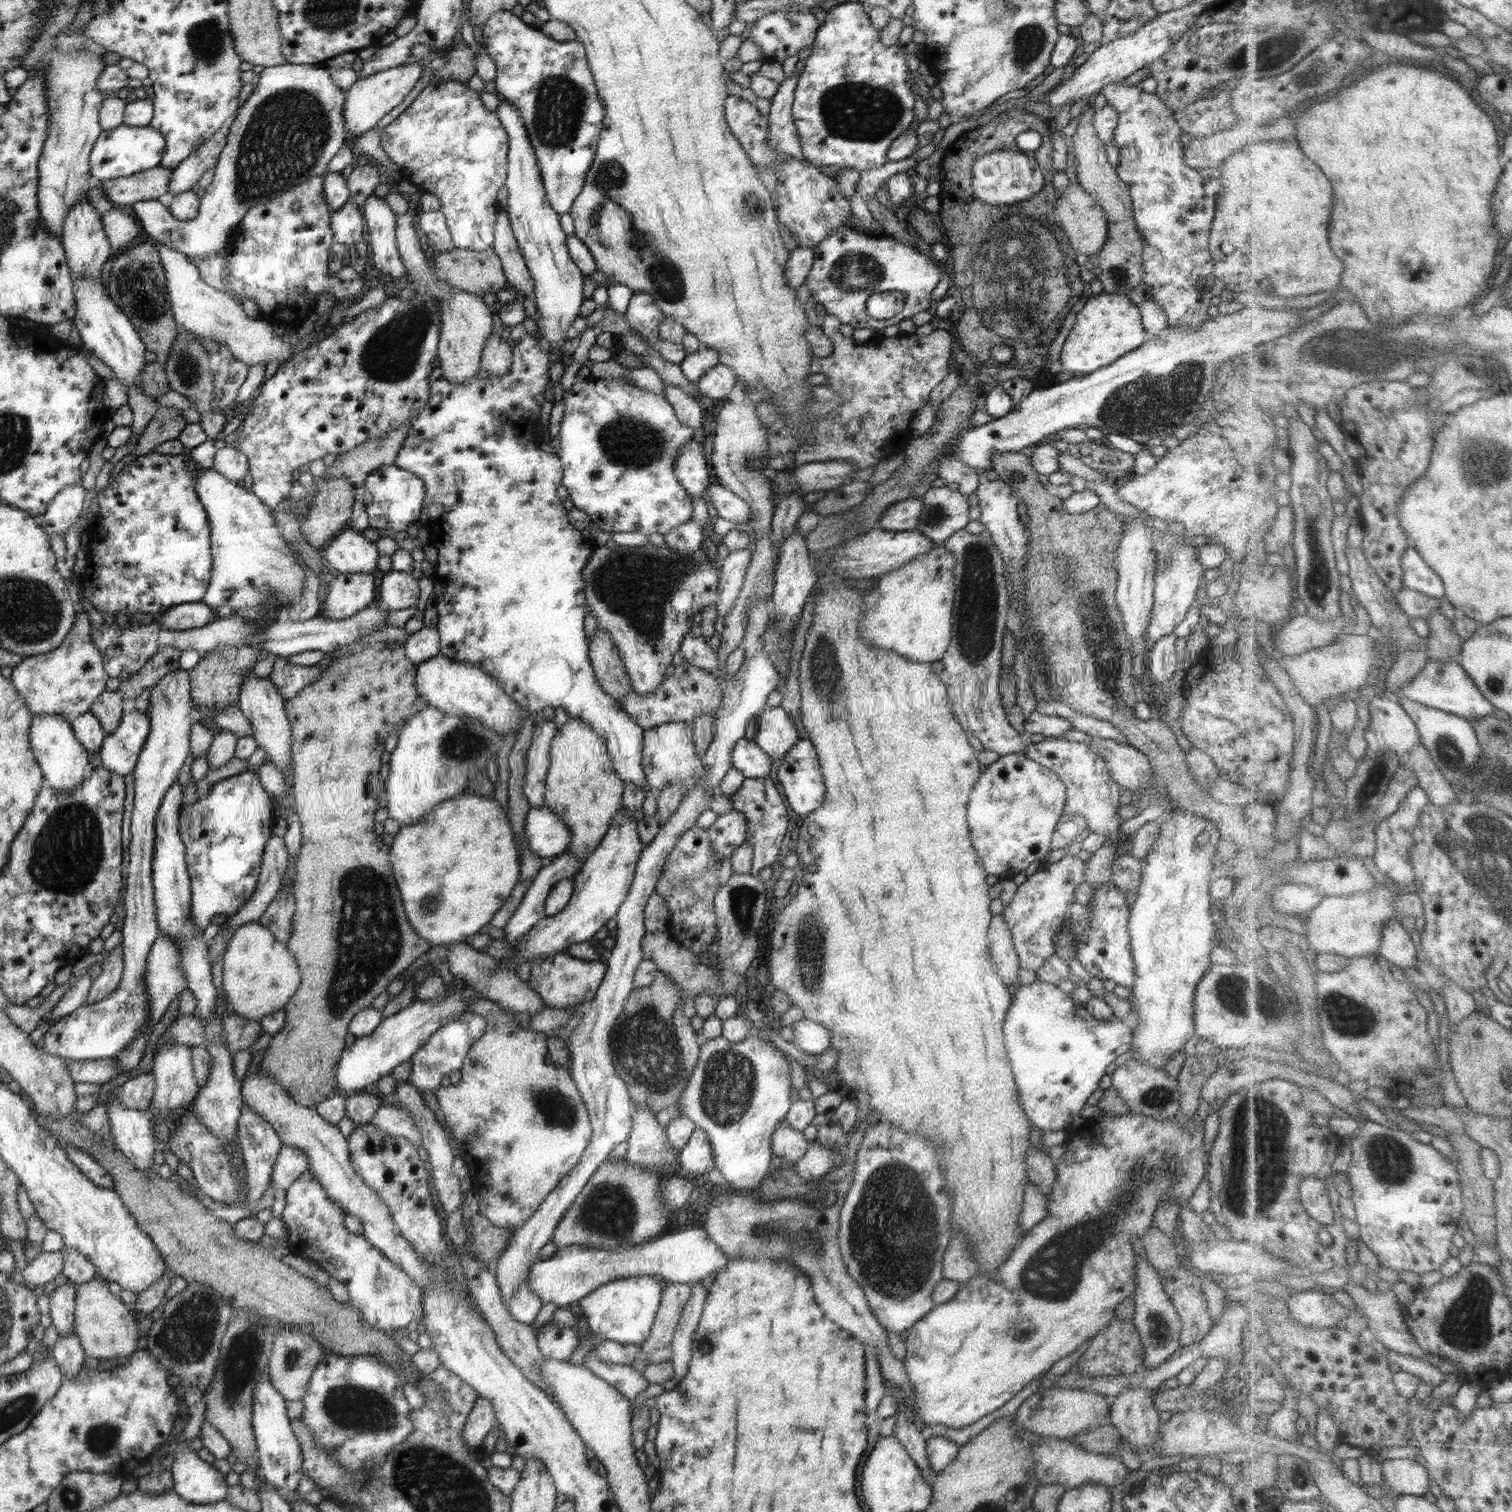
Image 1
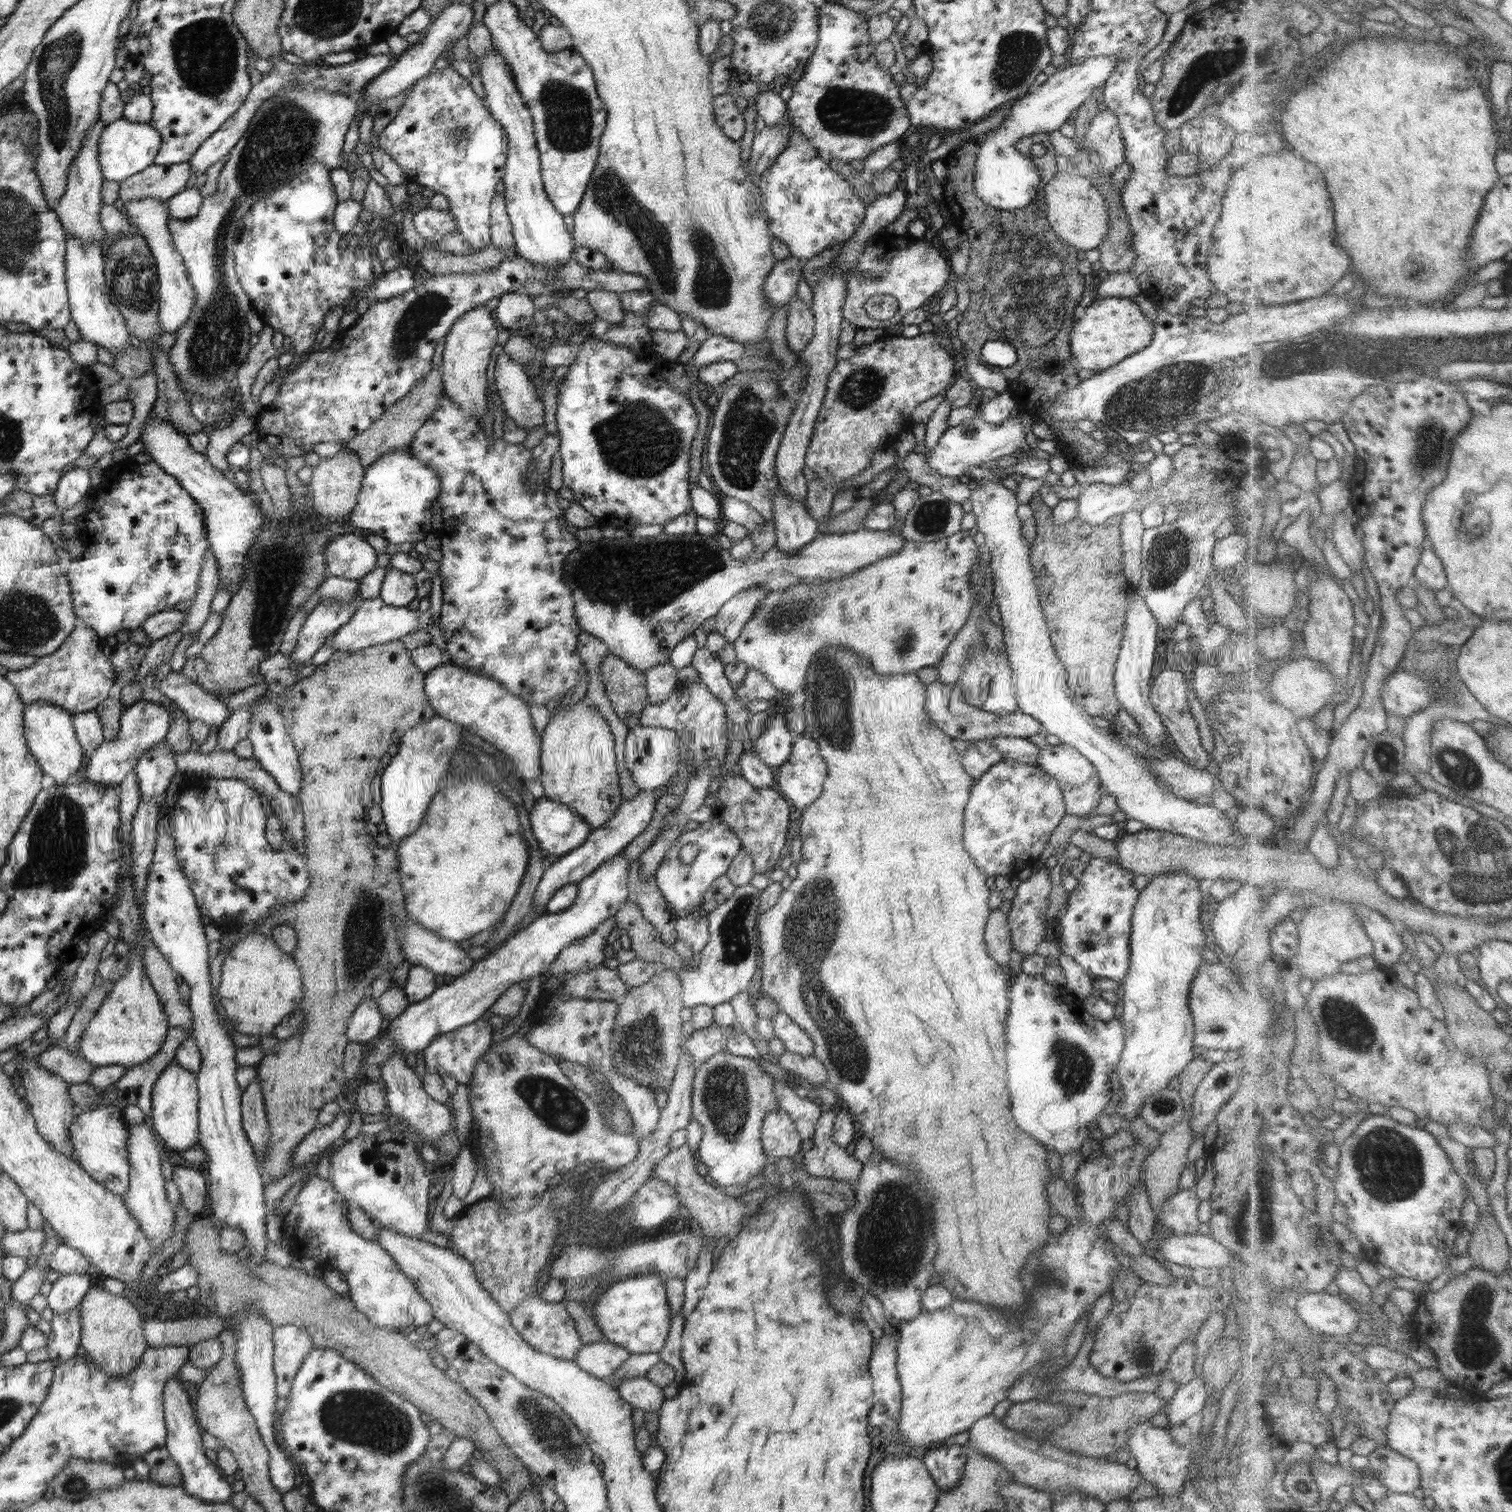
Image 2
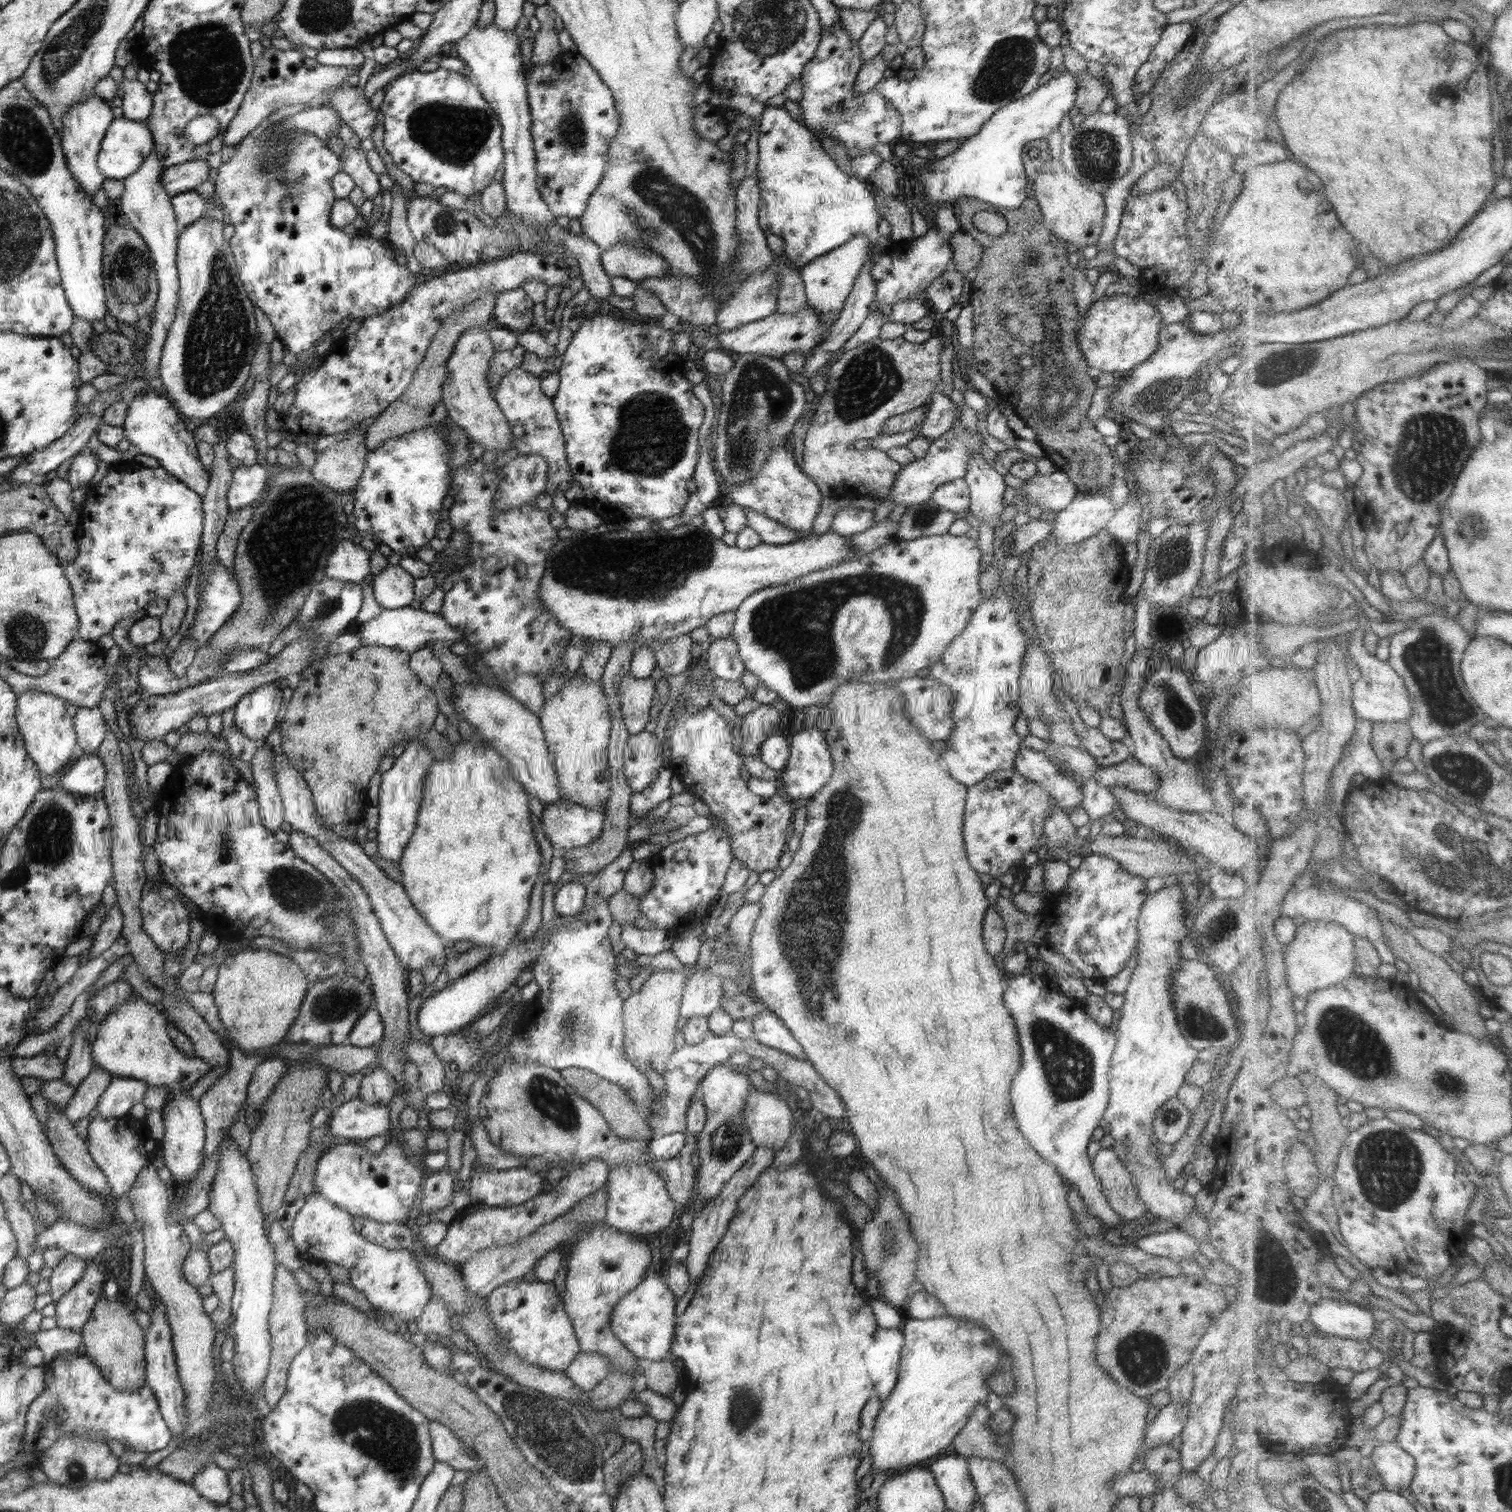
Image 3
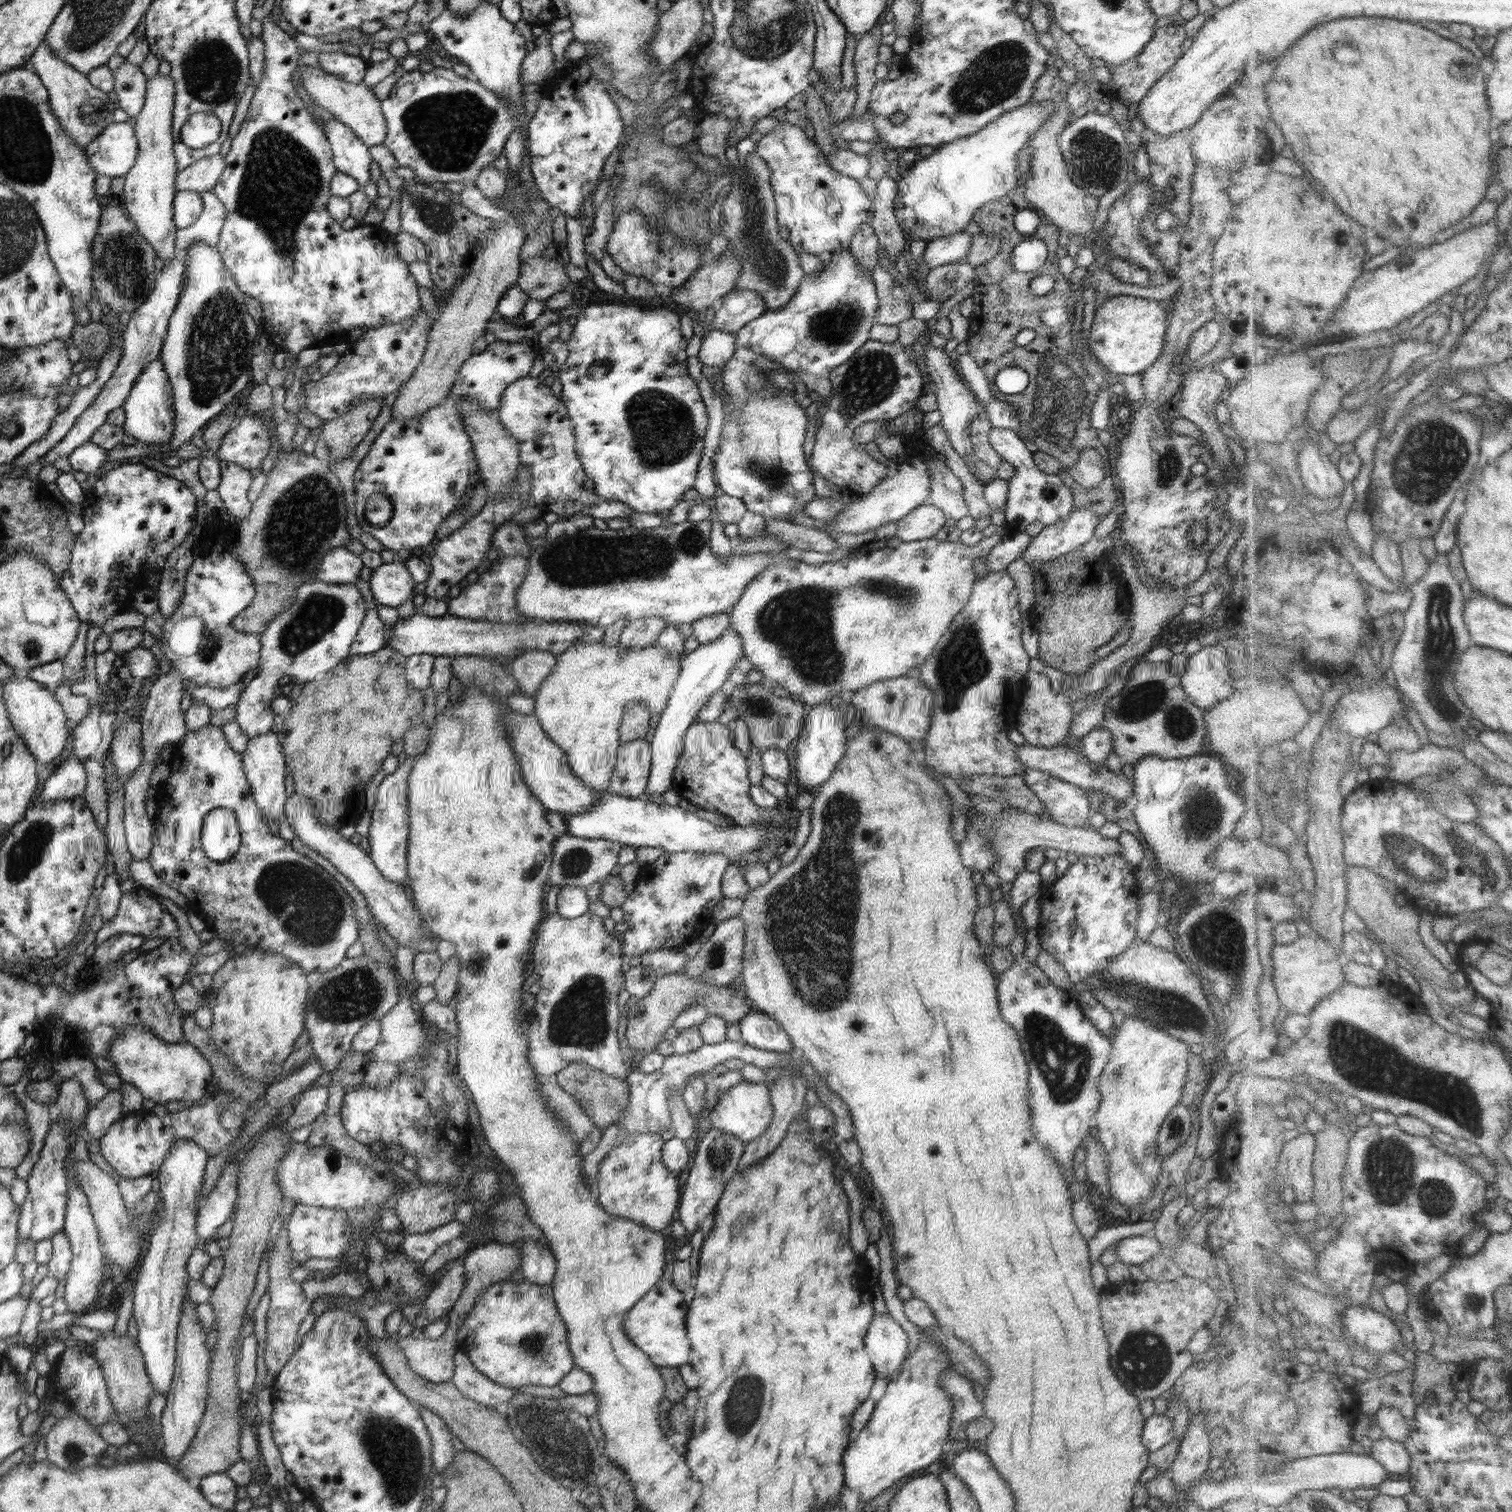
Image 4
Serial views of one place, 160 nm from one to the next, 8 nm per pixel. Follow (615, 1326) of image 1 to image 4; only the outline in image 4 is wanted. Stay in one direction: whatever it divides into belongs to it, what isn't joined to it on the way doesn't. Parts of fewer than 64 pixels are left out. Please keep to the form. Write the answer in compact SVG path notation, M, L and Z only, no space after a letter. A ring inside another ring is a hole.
M659 1280L630 1311L625 1314L623 1331L626 1336L658 1367L680 1368L688 1364L690 1343L685 1327L688 1304L673 1283Z

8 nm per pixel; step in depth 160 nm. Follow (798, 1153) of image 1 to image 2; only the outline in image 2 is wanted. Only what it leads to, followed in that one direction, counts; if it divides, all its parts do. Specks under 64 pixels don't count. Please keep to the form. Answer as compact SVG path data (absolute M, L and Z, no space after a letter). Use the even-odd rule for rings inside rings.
M780 1108L764 1117L760 1142L770 1160L792 1159L803 1144L792 1117Z

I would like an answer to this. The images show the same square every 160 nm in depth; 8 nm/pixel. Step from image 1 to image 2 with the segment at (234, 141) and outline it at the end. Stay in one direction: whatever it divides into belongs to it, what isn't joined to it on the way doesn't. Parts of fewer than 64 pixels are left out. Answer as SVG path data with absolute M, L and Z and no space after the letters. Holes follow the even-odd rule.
M294 85L284 89L279 95L274 95L265 100L260 108L256 109L250 124L244 134L238 139L236 146L230 149L228 162L224 164L218 188L212 196L204 198L199 215L193 219L168 220L168 229L171 230L175 247L183 255L189 279L192 280L196 291L195 307L189 322L182 328L178 328L177 342L168 352L171 363L175 366L177 379L181 383L186 395L204 395L209 401L221 399L228 387L232 387L230 380L236 374L236 368L246 360L248 354L250 328L246 326L246 312L254 309L250 306L243 286L239 283L238 273L235 269L234 233L240 230L238 223L244 220L250 207L282 189L286 183L296 179L302 171L306 171L314 163L322 163L330 169L340 165L340 152L344 146L344 136L350 128L350 122L354 118L354 112L358 110L358 104L350 98L350 95L339 92L328 92L326 89L311 89L302 85Z

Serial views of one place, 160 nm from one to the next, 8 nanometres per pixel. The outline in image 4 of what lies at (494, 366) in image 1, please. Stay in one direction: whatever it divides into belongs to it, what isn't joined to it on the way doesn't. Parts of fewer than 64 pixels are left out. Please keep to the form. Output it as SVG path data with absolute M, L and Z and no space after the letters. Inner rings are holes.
M530 375L516 380L504 389L496 411L501 423L518 442L520 462L528 467L531 474L531 499L539 511L555 512L568 520L576 513L602 520L629 519L633 510L627 504L606 500L594 490L584 489L586 475L575 449L573 422L565 411L564 403L548 385Z

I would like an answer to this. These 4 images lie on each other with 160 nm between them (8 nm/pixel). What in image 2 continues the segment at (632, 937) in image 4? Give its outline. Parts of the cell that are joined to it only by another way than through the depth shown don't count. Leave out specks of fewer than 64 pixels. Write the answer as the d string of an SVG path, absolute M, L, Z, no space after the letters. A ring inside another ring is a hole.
M714 817L702 823L696 829L682 833L675 845L665 854L663 864L655 872L655 881L667 902L668 912L673 918L688 917L692 910L702 906L704 892L712 886L716 878L720 878L728 870L734 857L741 851L740 837L720 817ZM696 843L699 853L692 864L684 865L677 862L679 850L685 844Z

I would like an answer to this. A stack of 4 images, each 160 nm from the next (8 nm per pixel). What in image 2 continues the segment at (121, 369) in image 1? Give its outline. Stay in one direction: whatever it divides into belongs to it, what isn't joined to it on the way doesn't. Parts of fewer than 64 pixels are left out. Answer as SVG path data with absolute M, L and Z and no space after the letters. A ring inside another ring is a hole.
M67 235L66 279L71 320L76 323L82 341L88 341L119 354L130 344L130 335L125 316L108 294L105 279L105 261L99 243L82 243L80 239Z

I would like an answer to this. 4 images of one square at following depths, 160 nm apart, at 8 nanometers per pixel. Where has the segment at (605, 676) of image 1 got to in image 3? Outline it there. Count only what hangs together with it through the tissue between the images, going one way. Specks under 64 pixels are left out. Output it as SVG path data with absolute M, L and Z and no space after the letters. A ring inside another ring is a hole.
M626 674L617 686L617 697L620 698L621 716L630 735L642 732L650 719L652 702L656 695L654 680L640 679Z

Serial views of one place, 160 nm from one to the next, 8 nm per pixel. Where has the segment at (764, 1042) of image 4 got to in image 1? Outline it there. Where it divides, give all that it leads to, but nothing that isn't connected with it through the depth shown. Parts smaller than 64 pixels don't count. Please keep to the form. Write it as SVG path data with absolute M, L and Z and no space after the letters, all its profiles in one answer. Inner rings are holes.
M802 1018L790 1026L794 1030L792 1042L804 1052L818 1055L831 1047L830 1031L823 1024Z

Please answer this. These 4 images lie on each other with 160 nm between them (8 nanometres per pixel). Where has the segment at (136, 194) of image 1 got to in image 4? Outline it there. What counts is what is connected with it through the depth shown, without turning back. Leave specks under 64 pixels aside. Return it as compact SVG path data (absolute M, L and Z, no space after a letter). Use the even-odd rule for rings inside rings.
M221 154L208 156L179 172L176 189L196 193L213 191L224 170L226 160Z

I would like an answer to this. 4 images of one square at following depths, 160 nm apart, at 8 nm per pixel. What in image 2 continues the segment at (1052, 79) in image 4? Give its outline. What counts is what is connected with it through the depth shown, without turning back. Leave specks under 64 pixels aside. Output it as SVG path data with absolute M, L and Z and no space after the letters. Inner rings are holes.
M1058 171L1044 186L1044 198L1047 222L1057 236L1077 250L1090 251L1099 248L1109 232L1109 218L1106 199L1091 184L1090 179L1072 171Z

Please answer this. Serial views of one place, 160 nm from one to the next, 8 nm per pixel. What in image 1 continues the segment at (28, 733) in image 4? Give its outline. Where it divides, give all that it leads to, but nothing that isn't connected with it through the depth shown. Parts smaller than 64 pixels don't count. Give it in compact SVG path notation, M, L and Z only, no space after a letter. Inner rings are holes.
M58 715L33 716L30 737L31 747L34 749L39 768L48 780L48 786L56 790L73 790L84 784L84 772L90 764L88 751L80 744L74 729L64 717Z

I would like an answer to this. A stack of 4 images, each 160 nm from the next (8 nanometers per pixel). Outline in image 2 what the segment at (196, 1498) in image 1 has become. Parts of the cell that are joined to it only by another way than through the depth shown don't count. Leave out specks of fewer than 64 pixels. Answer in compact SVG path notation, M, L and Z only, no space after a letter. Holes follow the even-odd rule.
M171 1378L165 1384L163 1391L164 1412L167 1425L169 1428L167 1438L167 1452L169 1457L178 1465L179 1471L182 1472L183 1482L181 1487L192 1497L198 1497L208 1503L228 1503L232 1490L230 1482L226 1480L226 1475L218 1470L218 1464L214 1464L210 1458L204 1454L204 1446L200 1440L200 1426L194 1420L194 1410L190 1396L186 1394L180 1378Z

